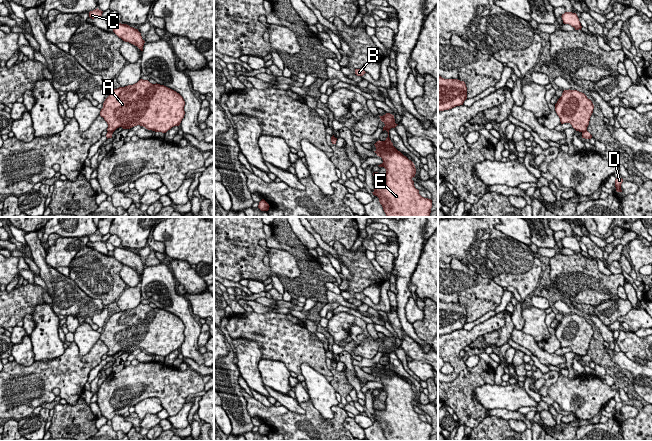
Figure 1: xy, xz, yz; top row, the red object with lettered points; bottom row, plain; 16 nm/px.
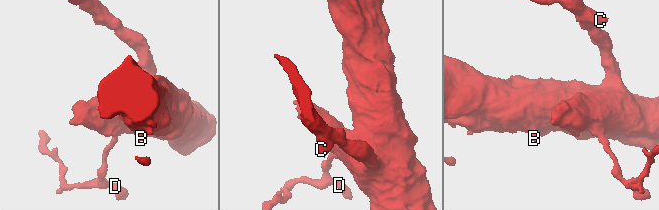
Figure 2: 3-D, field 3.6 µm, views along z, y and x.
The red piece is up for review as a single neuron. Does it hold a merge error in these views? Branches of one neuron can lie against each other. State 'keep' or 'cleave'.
cleave

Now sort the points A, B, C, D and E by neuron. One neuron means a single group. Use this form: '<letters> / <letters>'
A B C E / D

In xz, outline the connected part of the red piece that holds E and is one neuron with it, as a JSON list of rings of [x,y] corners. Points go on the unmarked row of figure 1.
[[[386,337],[379,341],[385,348],[383,355],[386,354],[388,356],[388,361],[385,365],[379,364],[374,368],[376,371],[374,376],[382,382],[383,387],[378,390],[386,393],[386,400],[384,410],[374,409],[373,419],[379,422],[386,441],[430,441],[432,424],[422,421],[419,418],[419,414],[414,410],[414,405],[412,404],[416,398],[414,387],[398,375],[389,362],[389,354],[398,349],[395,347],[394,339]]]

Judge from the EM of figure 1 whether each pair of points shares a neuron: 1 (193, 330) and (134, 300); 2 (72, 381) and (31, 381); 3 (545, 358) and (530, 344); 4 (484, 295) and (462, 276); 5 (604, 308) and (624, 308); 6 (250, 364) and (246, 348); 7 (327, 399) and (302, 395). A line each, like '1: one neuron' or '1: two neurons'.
1: two neurons
2: one neuron
3: one neuron
4: one neuron
5: one neuron
6: one neuron
7: two neurons

